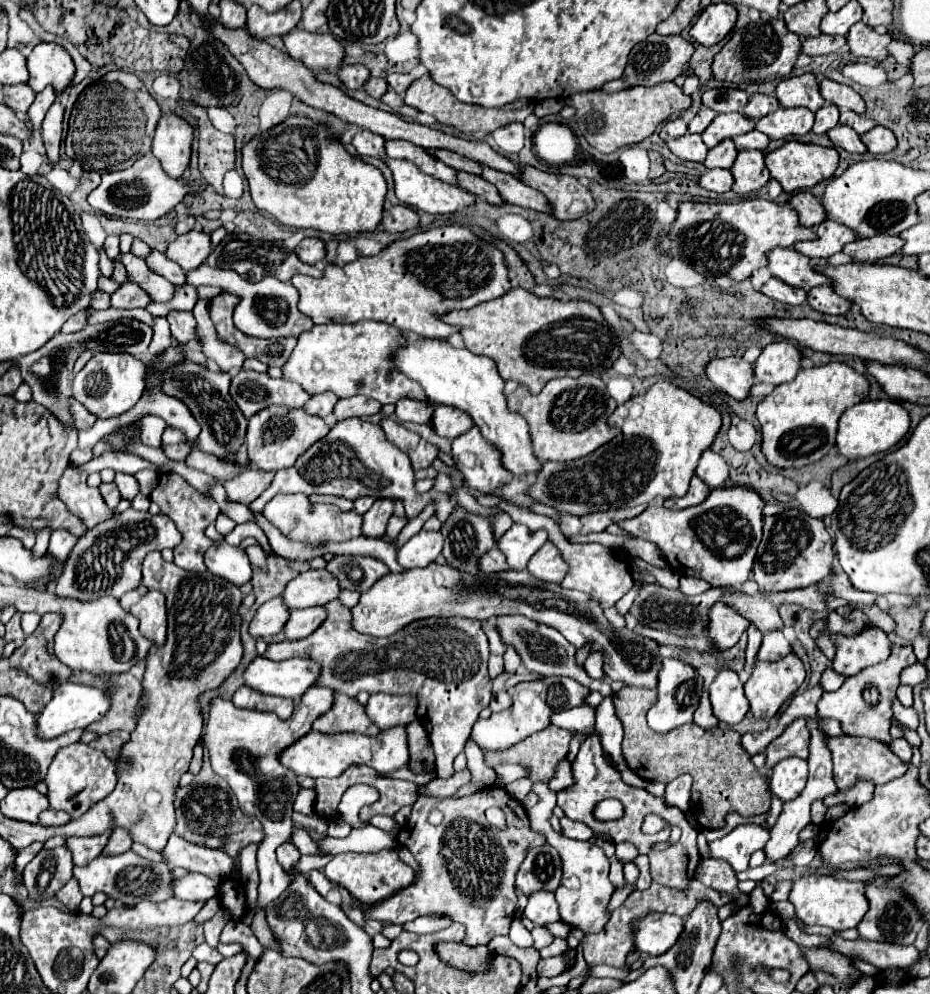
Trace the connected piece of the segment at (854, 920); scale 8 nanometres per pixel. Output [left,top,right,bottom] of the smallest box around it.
[788,875,869,931]

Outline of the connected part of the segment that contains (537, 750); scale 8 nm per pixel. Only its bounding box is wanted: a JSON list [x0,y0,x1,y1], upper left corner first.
[483,725,571,783]

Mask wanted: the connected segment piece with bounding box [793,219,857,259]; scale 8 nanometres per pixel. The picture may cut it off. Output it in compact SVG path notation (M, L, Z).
M825 219L823 223L819 223L815 227L815 233L817 233L817 239L799 241L793 245L793 249L803 253L805 257L825 257L827 259L833 253L841 251L845 243L849 243L857 237L855 231L851 231L849 227L843 227L841 223L831 221L831 219Z

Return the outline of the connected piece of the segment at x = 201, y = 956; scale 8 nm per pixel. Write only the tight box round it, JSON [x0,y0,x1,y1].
[193,943,223,965]

